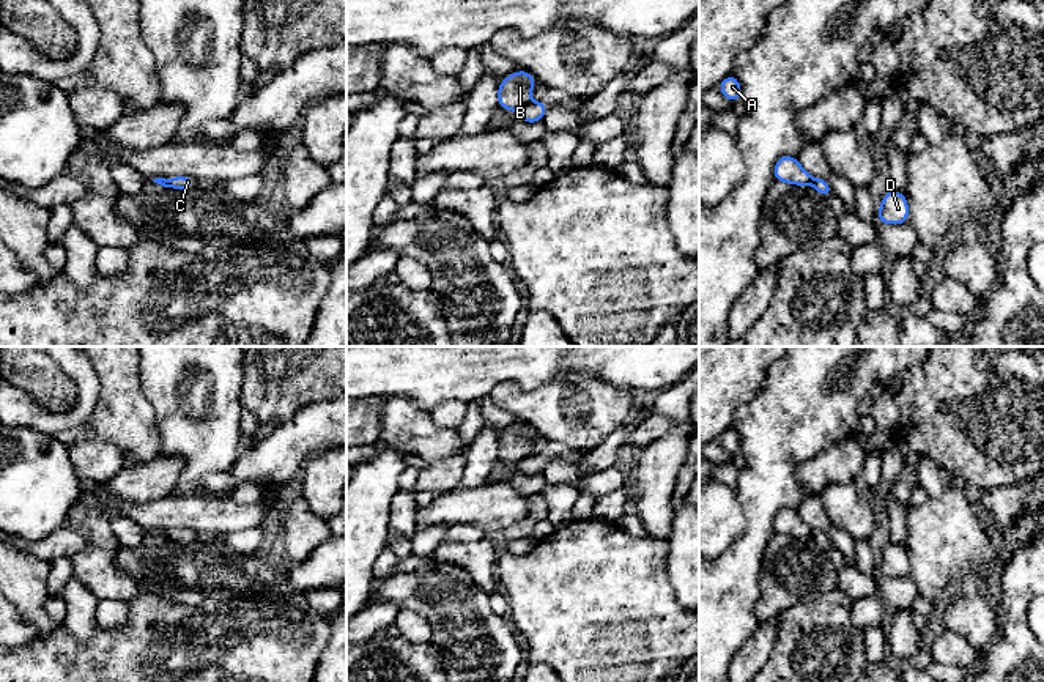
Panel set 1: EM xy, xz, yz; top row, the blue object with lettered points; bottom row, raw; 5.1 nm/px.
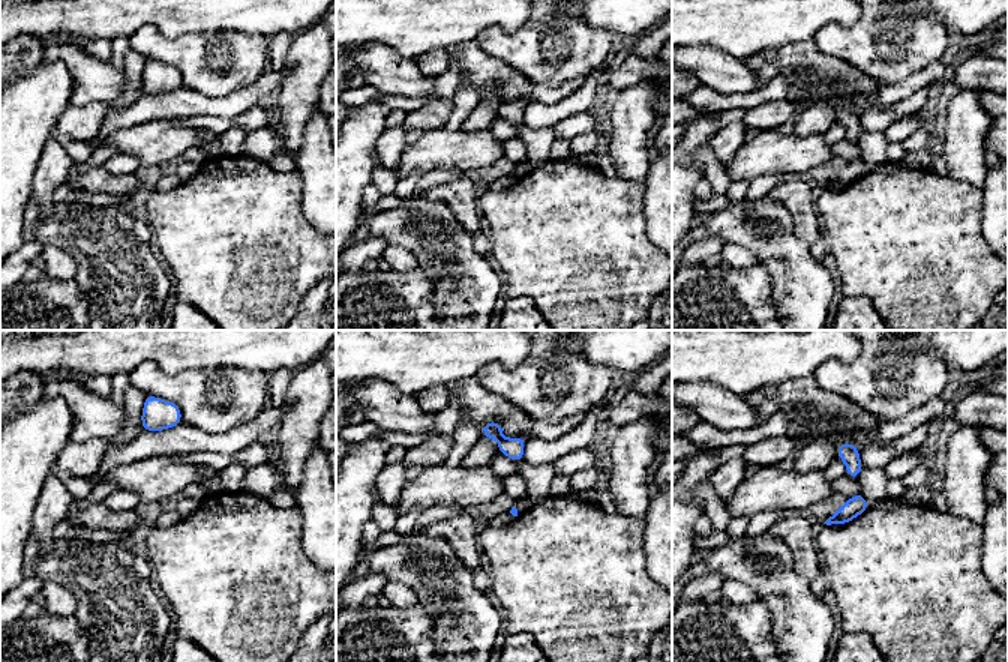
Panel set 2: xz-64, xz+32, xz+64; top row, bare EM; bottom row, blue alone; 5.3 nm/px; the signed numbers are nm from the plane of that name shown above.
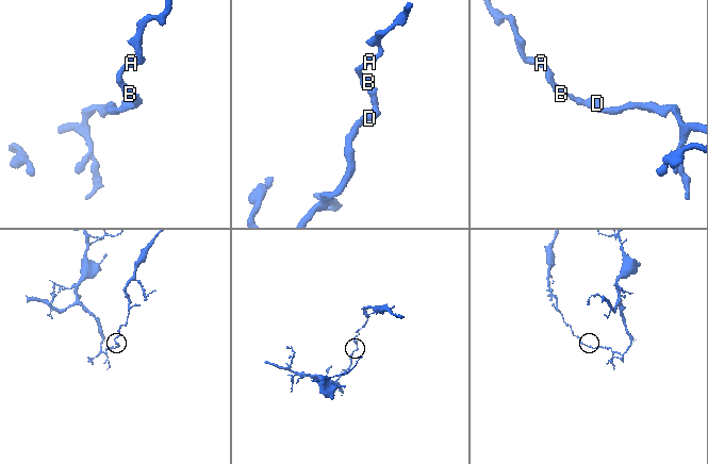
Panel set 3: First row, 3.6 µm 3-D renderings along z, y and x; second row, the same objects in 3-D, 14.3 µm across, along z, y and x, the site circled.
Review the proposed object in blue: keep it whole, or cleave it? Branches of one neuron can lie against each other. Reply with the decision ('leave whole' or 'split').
split

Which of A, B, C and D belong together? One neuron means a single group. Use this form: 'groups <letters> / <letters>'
groups A B / C D

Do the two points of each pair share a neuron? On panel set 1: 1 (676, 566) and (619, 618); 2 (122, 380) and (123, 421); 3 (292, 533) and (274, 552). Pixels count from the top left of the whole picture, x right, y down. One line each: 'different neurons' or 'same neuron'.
1: different neurons
2: same neuron
3: different neurons

